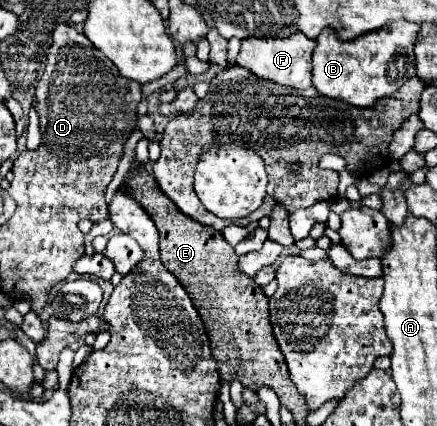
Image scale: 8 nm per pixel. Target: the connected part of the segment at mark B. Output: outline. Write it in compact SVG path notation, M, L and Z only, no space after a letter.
M409 21L389 23L365 33L355 41L341 41L333 29L323 29L313 53L313 87L331 99L347 101L355 107L373 107L385 95L395 93L407 79L415 77L415 39L421 25Z

